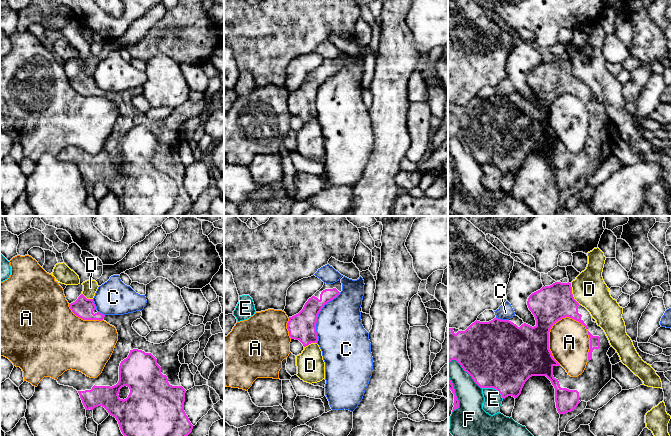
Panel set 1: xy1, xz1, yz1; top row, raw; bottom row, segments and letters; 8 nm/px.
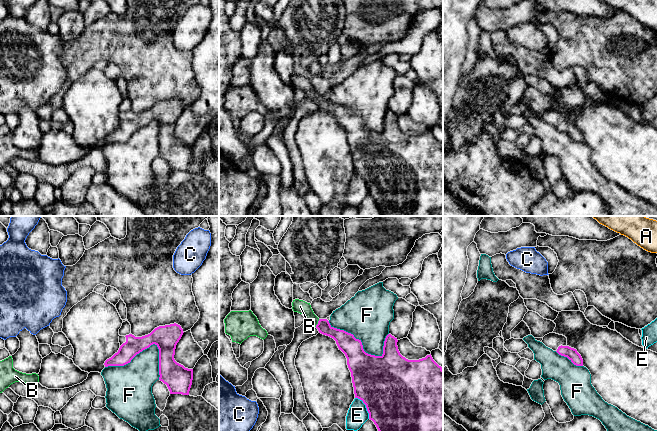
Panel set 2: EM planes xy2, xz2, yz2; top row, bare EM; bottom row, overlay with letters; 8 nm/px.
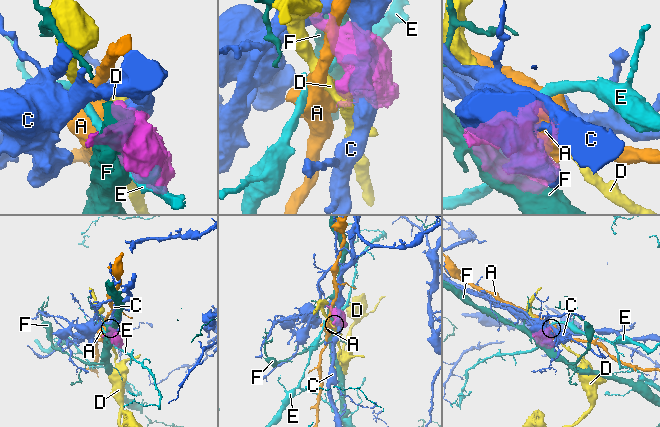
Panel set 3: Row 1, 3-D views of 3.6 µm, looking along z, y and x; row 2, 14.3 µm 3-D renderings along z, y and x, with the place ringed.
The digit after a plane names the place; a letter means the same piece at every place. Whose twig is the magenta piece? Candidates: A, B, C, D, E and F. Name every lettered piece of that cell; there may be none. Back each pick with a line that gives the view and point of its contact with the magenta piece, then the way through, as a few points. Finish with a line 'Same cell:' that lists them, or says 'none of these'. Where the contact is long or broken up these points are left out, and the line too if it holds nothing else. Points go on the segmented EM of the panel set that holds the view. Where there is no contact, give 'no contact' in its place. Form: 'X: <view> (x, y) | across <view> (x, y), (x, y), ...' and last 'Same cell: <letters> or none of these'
B: xz2 (318, 323) | across xz2 (344, 340), (318, 323), (300, 306)
Same cell: B

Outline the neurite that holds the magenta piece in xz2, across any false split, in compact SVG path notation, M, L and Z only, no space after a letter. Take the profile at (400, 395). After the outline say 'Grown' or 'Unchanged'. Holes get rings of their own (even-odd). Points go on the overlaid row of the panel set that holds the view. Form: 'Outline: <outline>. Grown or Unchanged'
Outline: M295 299L292 306L293 311L302 314L319 333L333 338L339 350L345 354L355 398L366 405L369 419L374 422L378 431L443 431L443 369L433 360L431 354L419 360L408 360L400 354L398 340L391 334L385 338L381 356L368 354L364 351L361 340L356 339L353 334L332 327L327 319L319 319L310 303Z. Grown

